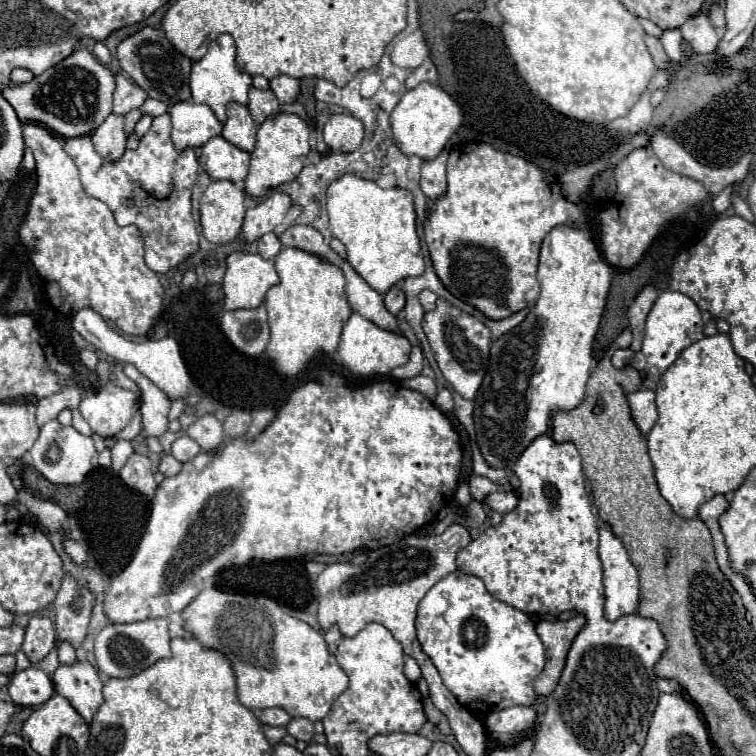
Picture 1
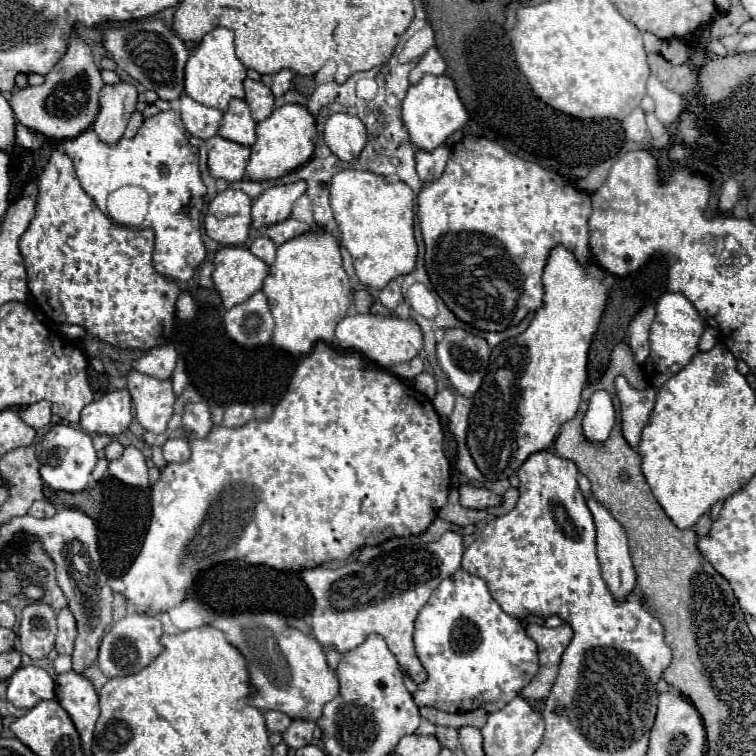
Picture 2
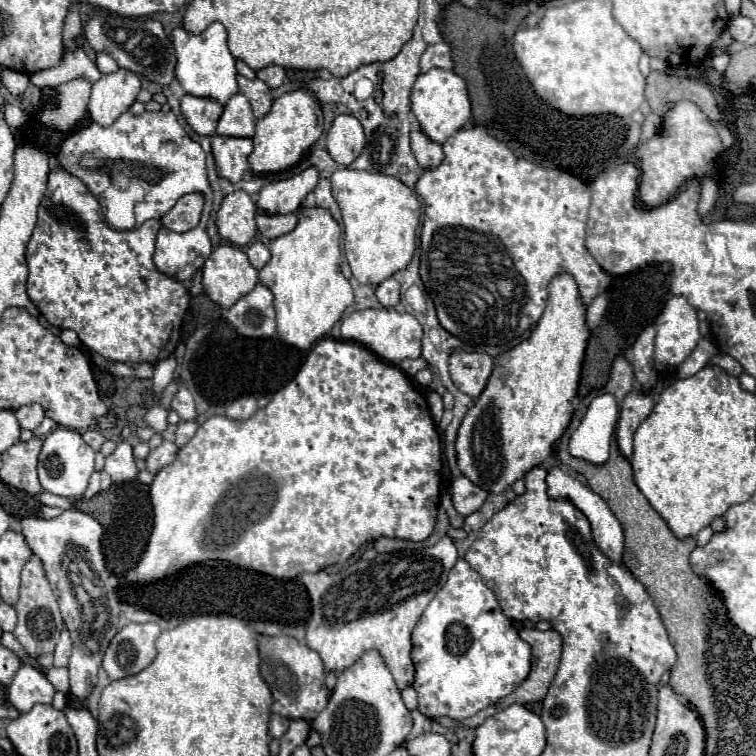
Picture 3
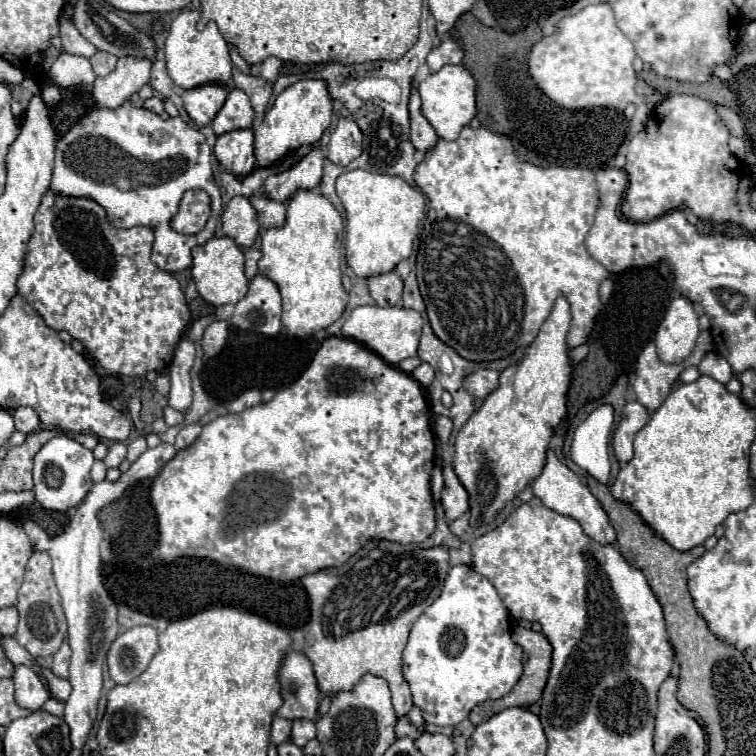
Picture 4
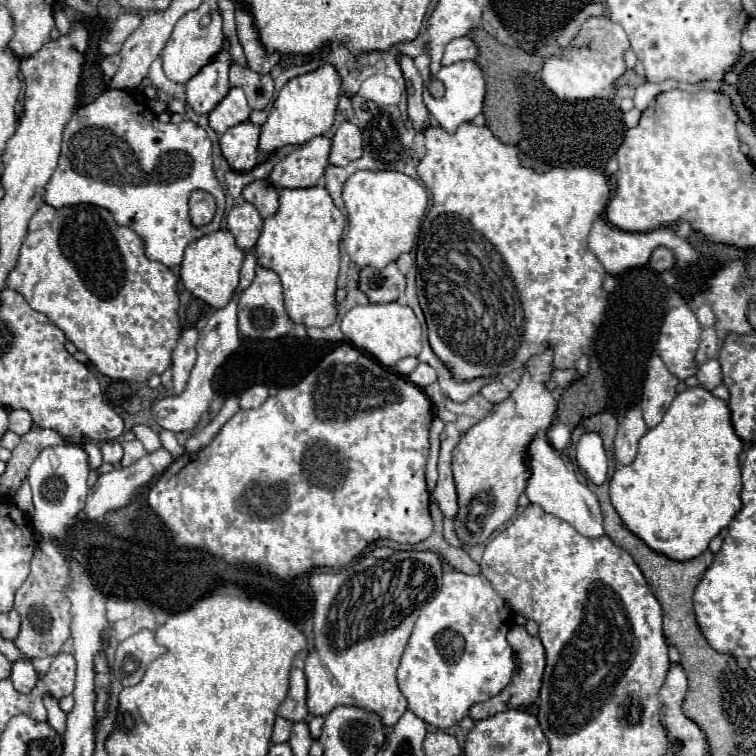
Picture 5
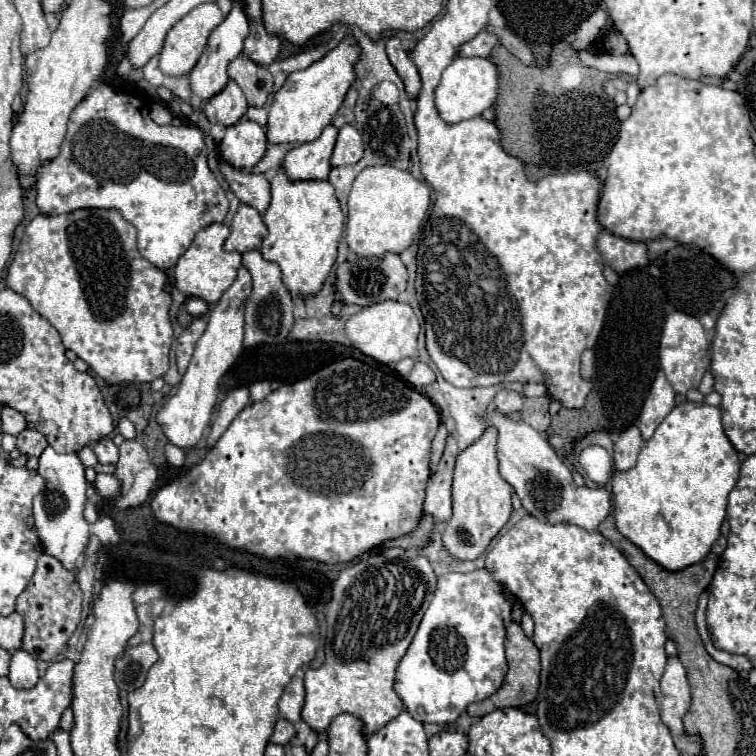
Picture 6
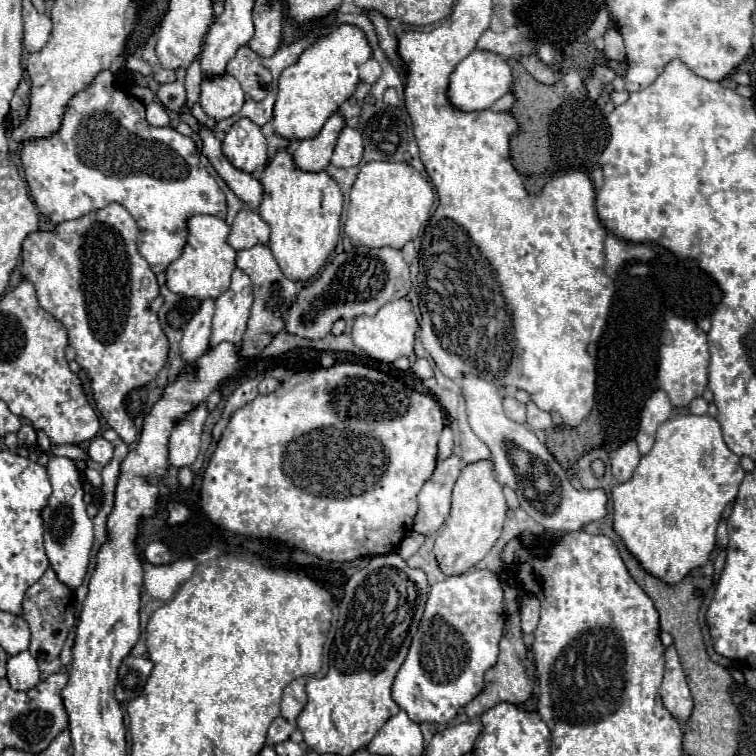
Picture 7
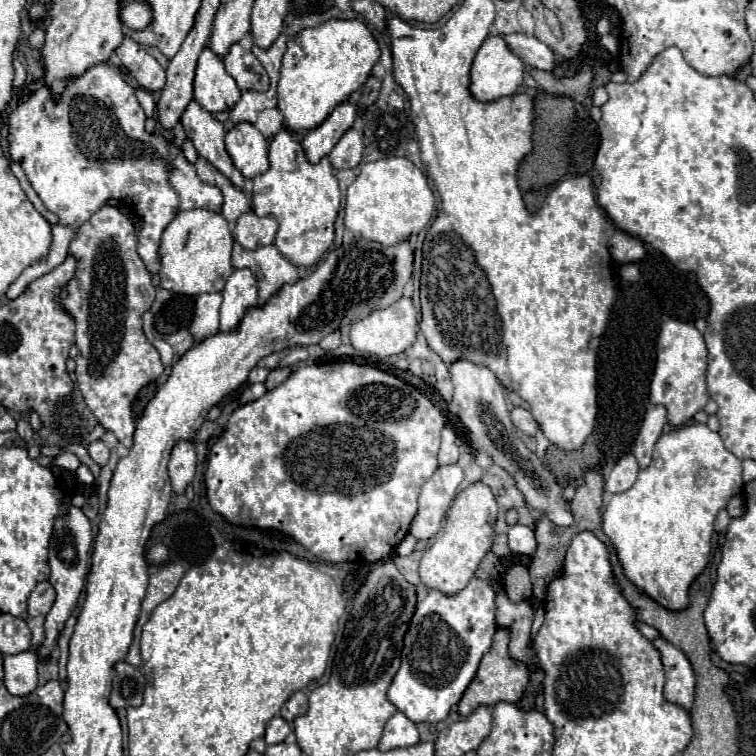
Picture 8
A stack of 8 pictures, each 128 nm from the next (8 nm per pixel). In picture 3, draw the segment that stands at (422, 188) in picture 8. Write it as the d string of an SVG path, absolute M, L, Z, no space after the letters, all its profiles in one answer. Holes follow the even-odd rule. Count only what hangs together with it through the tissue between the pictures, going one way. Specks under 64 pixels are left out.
M342 168L332 174L332 196L342 212L340 270L349 283L350 278L356 278L360 284L374 288L410 264L420 222L420 202L414 190L394 176Z

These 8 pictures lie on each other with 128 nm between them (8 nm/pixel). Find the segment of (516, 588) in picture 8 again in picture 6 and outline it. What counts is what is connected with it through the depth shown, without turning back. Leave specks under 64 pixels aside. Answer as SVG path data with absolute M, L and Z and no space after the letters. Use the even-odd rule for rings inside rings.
M512 622L506 628L506 656L508 656L508 674L504 678L504 684L496 694L492 694L488 700L474 702L468 706L468 714L472 718L482 718L498 708L508 708L508 706L524 706L530 704L536 694L538 694L538 684L540 684L540 652L536 644L522 632L520 624Z

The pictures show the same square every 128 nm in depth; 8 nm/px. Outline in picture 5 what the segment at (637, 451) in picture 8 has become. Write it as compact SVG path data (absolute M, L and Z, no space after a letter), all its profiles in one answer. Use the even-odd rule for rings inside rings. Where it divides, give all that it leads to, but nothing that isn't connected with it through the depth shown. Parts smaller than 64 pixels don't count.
M660 356L648 358L648 370L646 370L642 402L640 402L648 428L652 428L652 424L656 424L656 420L660 420L660 416L664 416L664 408L668 408L668 400L672 400L672 396L676 396L678 382L680 380L668 372L668 368L660 360Z

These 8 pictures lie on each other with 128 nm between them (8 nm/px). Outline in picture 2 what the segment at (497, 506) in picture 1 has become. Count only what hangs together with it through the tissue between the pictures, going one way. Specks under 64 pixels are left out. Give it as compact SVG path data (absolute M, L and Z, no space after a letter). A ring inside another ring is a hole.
M462 484L458 488L458 492L460 492L460 504L466 506L466 508L482 510L482 508L490 508L490 506L502 504L502 496L494 494L488 488L474 488L470 484Z

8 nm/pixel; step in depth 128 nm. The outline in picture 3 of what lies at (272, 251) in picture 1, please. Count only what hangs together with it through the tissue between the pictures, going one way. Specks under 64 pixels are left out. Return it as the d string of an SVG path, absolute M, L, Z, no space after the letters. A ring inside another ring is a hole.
M252 242L250 246L248 246L248 250L246 250L246 254L248 254L248 258L250 258L250 262L252 262L252 266L254 268L264 268L266 266L266 262L270 260L270 250L268 250L268 246L264 244L264 242Z

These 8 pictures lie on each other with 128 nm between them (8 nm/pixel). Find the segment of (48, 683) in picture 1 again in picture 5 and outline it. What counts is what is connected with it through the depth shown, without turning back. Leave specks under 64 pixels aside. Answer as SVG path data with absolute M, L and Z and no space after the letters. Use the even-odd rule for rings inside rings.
M18 660L18 662L14 662L14 666L12 666L12 676L10 676L10 680L12 680L12 684L14 684L14 688L16 688L18 692L28 694L28 692L32 692L32 688L36 686L38 674L36 674L36 670L34 670L34 666L32 666L30 660Z

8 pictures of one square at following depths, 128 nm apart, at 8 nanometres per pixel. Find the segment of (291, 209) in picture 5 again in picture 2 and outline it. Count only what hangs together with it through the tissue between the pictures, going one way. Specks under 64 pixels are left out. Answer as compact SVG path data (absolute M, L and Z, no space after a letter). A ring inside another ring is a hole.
M320 228L318 232L302 234L294 240L284 242L282 246L278 246L276 260L270 268L272 270L270 270L268 278L264 280L262 292L268 296L268 304L270 304L274 322L276 322L274 334L272 334L272 344L292 356L308 354L318 342L332 344L334 328L346 316L346 312L350 308L350 290L352 290L350 278L342 268L338 240L330 232L326 232L324 228Z

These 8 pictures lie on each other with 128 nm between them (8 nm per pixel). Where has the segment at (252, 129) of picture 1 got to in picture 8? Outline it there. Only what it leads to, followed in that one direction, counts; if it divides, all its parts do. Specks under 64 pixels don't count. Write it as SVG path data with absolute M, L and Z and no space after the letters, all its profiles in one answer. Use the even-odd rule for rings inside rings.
M204 48L194 78L194 100L206 112L226 112L236 106L242 92L236 86L236 80L224 70L222 60L210 50Z

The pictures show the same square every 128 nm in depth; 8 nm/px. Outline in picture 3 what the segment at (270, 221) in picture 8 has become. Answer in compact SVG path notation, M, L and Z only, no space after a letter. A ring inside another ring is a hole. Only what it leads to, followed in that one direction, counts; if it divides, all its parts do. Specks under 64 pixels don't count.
M242 190L224 196L216 214L216 228L222 240L234 246L248 246L256 236L256 206L252 198Z

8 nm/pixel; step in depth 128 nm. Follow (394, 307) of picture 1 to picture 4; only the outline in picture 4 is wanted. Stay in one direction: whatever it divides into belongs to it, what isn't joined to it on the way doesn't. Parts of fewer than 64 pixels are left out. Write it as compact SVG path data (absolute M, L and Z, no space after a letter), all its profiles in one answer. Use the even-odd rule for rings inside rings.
M392 270L388 274L370 278L368 288L370 288L370 296L376 300L378 306L398 306L404 284L402 284L400 276Z

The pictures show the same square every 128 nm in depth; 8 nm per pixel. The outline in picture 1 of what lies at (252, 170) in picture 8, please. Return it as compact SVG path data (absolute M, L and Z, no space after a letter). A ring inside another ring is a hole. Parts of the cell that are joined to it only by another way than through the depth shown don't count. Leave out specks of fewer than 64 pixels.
M214 136L202 146L200 166L212 180L242 182L248 174L250 154L232 146L222 136Z

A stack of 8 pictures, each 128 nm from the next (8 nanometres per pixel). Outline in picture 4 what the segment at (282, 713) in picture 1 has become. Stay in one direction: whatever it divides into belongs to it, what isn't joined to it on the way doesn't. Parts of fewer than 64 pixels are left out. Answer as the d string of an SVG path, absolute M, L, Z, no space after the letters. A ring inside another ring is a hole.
M276 716L274 722L272 722L272 734L270 734L270 740L272 744L282 744L290 738L290 732L292 732L292 722L288 718L280 718Z

